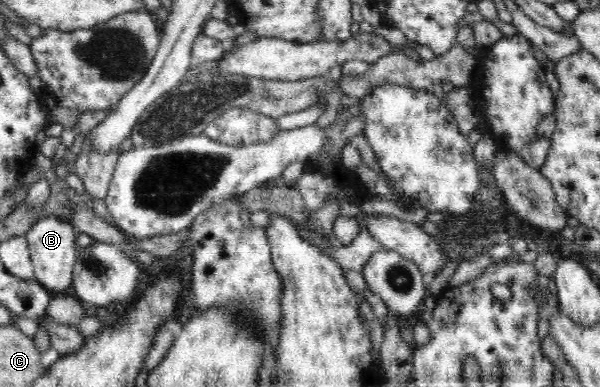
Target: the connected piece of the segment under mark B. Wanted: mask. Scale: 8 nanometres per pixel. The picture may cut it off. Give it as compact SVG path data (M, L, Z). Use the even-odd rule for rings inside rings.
M43 217L25 233L35 280L53 295L65 293L73 283L74 263L80 252L76 244L77 231L71 222L56 217Z

